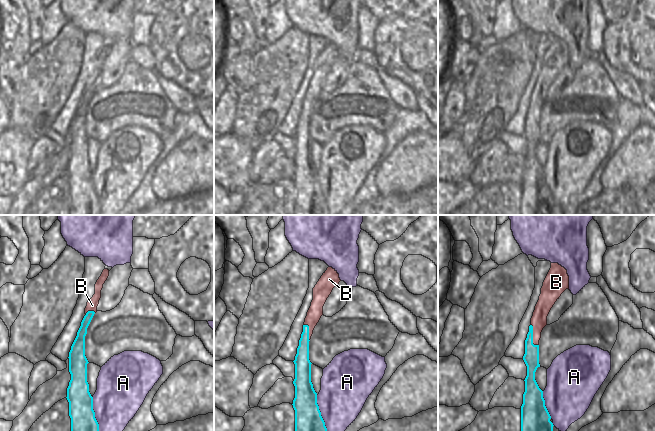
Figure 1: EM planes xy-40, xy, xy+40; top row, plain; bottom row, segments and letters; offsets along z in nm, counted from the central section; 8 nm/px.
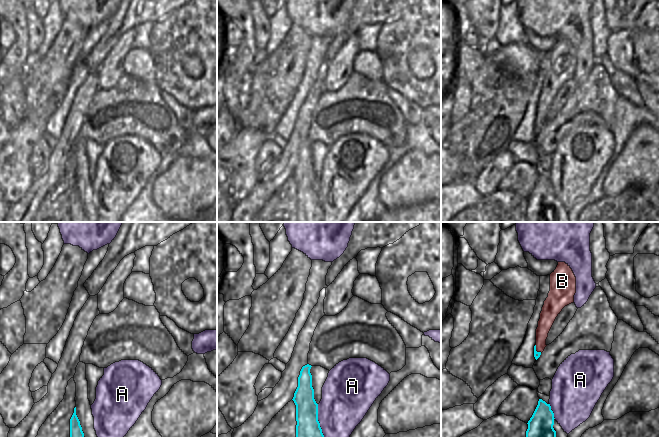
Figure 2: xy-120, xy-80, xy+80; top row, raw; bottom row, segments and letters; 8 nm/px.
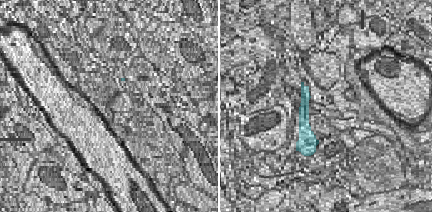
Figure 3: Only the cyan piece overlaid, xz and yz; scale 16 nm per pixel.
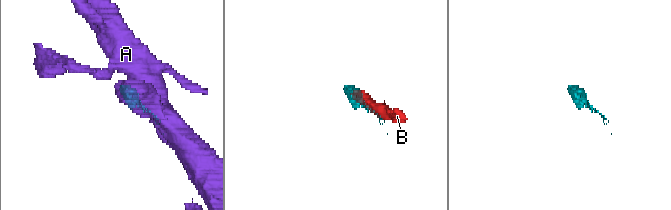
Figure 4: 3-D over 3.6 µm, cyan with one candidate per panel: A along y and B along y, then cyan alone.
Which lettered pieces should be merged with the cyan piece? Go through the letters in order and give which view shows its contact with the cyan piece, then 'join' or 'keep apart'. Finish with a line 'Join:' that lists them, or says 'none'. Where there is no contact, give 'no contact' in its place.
A: meets cyan in xy-40; keep apart
B: meets cyan in xy+40; join
Join: B

